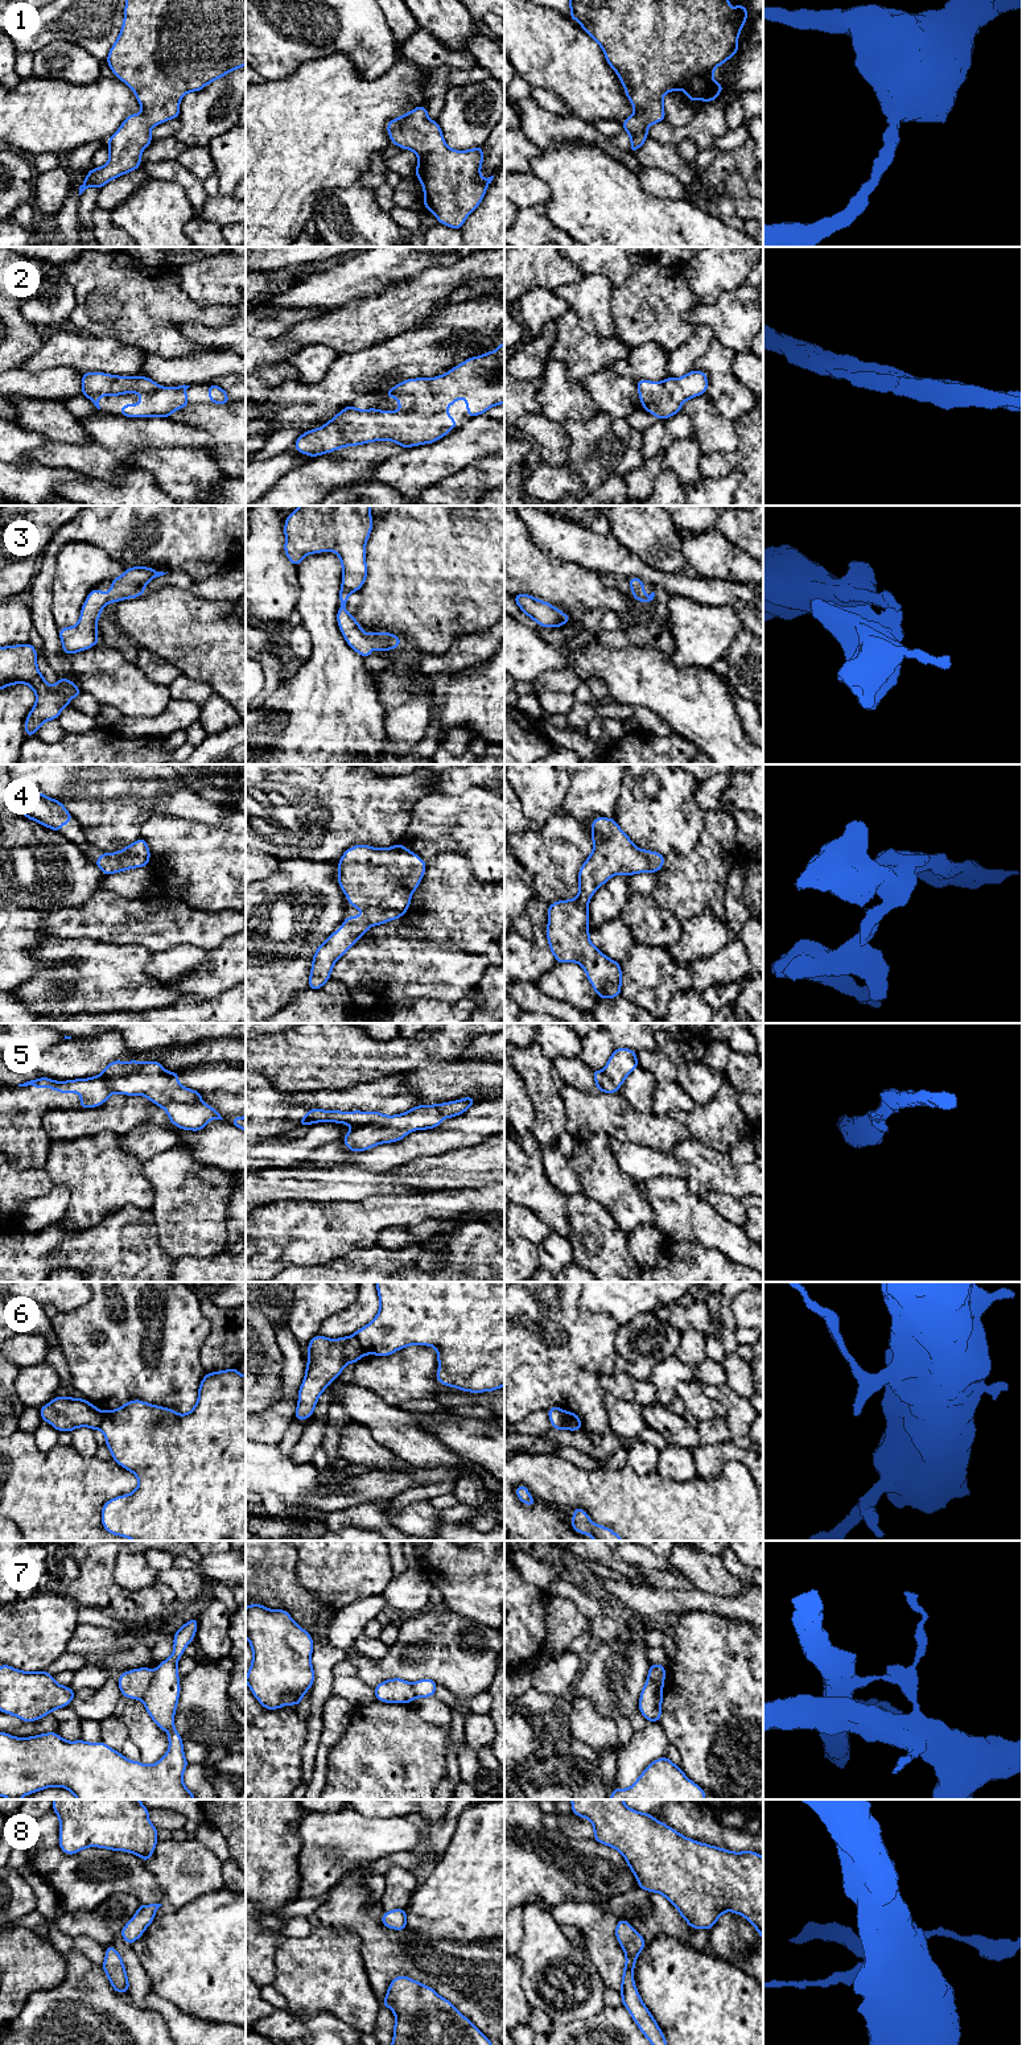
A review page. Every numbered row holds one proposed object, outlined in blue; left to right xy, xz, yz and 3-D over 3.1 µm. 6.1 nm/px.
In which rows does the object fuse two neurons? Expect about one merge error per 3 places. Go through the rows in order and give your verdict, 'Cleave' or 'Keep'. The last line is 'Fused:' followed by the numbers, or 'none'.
1: Keep
2: Keep
3: Keep
4: Keep
5: Keep
6: Cleave
7: Cleave
8: Keep
Fused: 6, 7

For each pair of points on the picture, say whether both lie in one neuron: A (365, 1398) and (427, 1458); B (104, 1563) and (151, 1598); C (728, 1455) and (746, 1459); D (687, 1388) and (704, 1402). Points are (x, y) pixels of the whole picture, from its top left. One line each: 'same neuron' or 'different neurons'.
A: same neuron
B: same neuron
C: same neuron
D: same neuron

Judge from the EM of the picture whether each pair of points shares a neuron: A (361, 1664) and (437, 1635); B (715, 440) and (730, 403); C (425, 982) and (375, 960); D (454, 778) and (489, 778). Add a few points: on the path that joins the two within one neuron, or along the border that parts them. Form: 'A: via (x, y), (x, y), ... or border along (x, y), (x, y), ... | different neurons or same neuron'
A: via (379, 1665), (394, 1665), (407, 1658), (419, 1646) | same neuron
B: border along (707, 392), (715, 407), (724, 416), (734, 421) | different neurons
C: via (413, 971), (409, 967), (387, 961) | same neuron
D: via (462, 778), (481, 778) | same neuron

